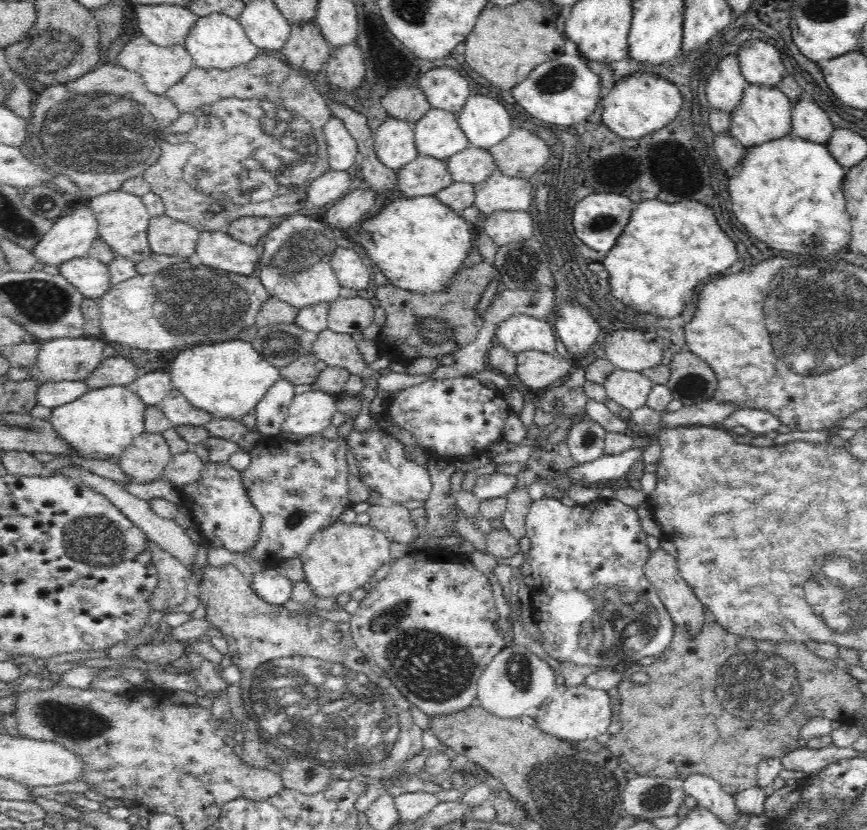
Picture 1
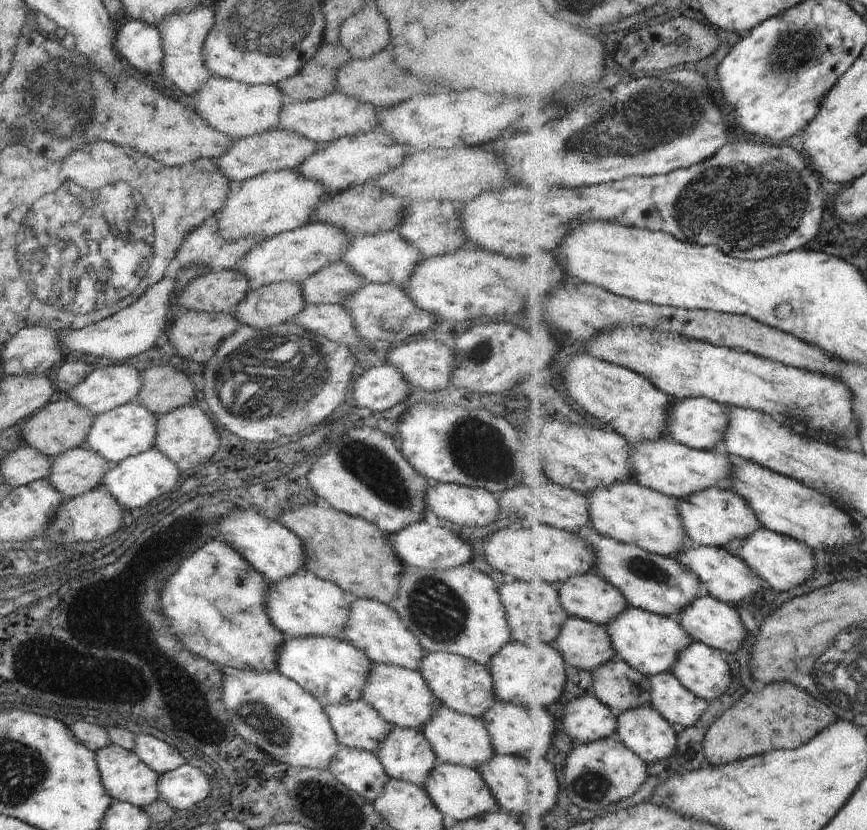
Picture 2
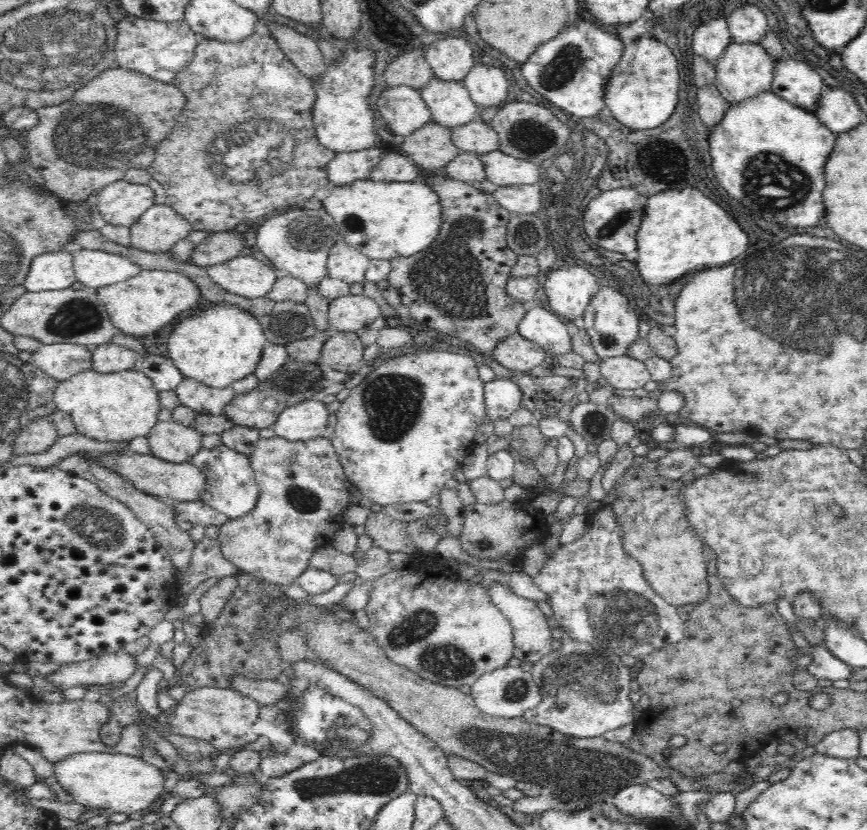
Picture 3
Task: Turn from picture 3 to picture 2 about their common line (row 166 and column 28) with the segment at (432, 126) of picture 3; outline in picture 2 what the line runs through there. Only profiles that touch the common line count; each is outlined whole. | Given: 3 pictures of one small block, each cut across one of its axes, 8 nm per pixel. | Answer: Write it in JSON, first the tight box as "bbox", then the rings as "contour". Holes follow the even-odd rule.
{"bbox":[19,396,95,458],"contour":[[[56,396],[54,400],[21,422],[19,428],[21,437],[25,440],[24,444],[33,446],[33,449],[38,449],[42,454],[53,458],[67,450],[82,447],[89,430],[92,428],[95,416],[94,413],[77,405],[74,401]]]}

